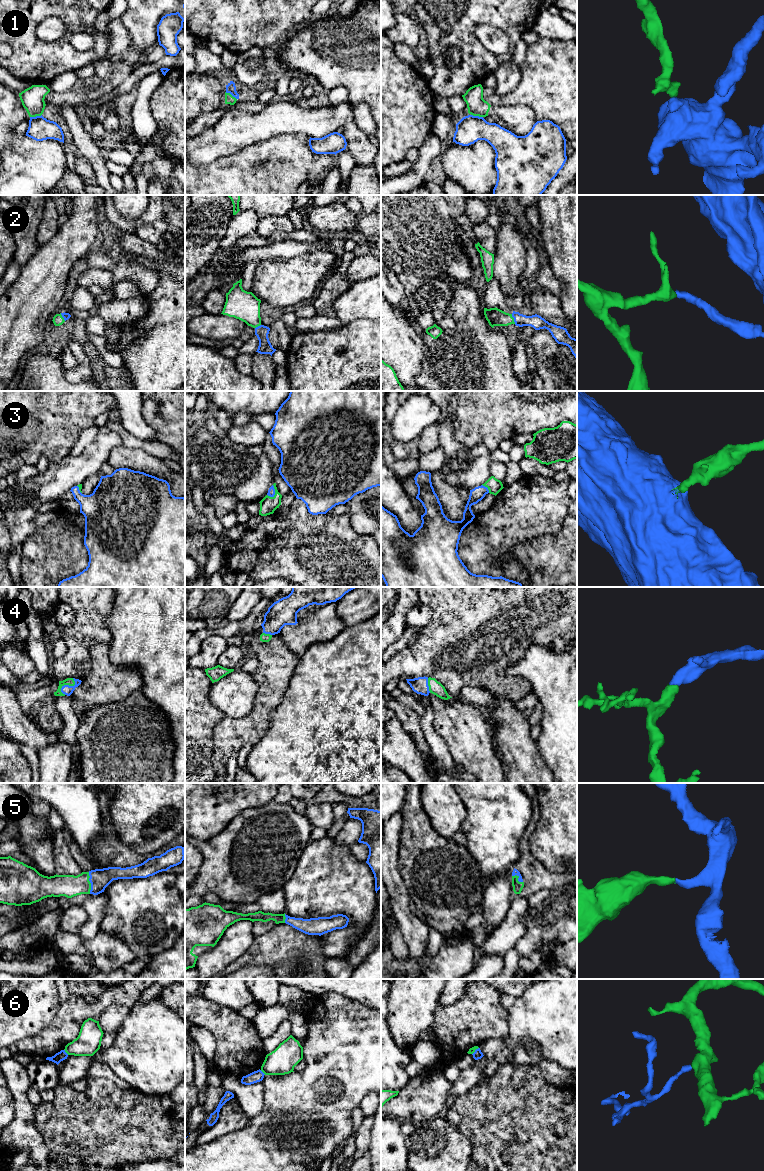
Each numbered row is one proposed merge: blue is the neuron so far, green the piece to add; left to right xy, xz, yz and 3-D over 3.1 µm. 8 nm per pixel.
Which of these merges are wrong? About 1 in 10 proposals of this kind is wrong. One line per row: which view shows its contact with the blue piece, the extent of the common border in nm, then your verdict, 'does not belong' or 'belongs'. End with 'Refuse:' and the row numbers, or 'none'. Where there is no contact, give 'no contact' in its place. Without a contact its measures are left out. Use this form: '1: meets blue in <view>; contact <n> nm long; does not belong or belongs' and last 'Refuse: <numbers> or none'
1: meets blue in xy; contact 100 nm long; does not belong
2: meets blue in yz; contact 90 nm long; belongs
3: meets blue in xz; contact 110 nm long; belongs
4: meets blue in xy; contact 160 nm long; belongs
5: meets blue in xy; contact 180 nm long; belongs
6: meets blue in xy; contact 60 nm long; does not belong
Refuse: 1, 6

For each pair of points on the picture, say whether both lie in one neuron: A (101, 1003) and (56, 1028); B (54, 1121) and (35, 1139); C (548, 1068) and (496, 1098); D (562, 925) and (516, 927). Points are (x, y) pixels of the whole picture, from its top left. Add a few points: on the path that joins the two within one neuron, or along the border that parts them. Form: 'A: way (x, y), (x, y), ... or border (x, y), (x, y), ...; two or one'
A: way (90, 1010), (78, 1010), (67, 1021); one
B: border (34, 1110), (35, 1127), (47, 1148), (48, 1155); two
C: border (536, 1065), (540, 1074), (548, 1082), (561, 1085); two
D: border (526, 924), (524, 934), (513, 947); two

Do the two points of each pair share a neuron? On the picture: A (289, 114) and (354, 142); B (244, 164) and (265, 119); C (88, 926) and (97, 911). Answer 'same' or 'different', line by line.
A: same
B: different
C: same

